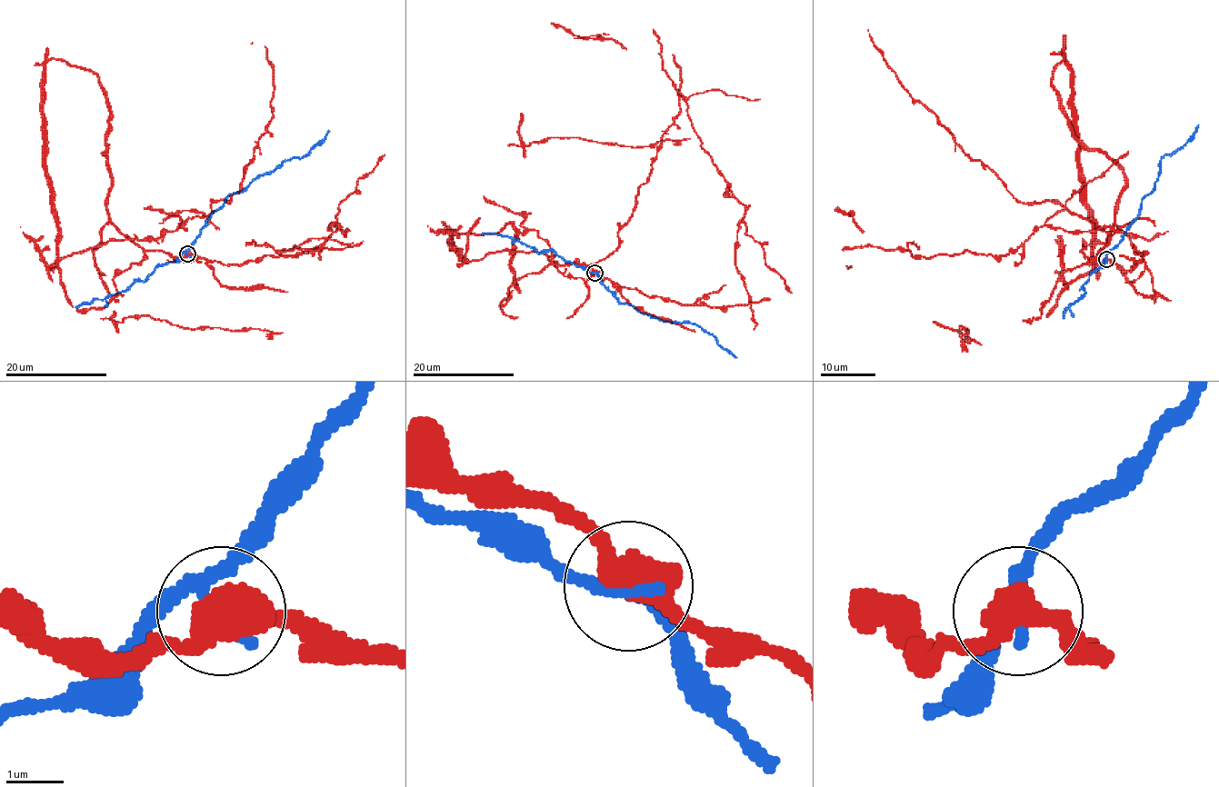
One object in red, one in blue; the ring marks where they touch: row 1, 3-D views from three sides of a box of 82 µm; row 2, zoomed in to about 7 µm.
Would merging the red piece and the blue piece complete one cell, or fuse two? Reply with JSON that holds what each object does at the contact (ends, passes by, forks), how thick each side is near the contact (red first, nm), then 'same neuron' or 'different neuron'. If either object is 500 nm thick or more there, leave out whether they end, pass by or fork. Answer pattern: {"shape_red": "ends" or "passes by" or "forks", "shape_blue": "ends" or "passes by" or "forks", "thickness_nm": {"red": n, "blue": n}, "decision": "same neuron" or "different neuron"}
{"thickness_nm": {"red": 550, "blue": 240}, "decision": "different neuron"}

